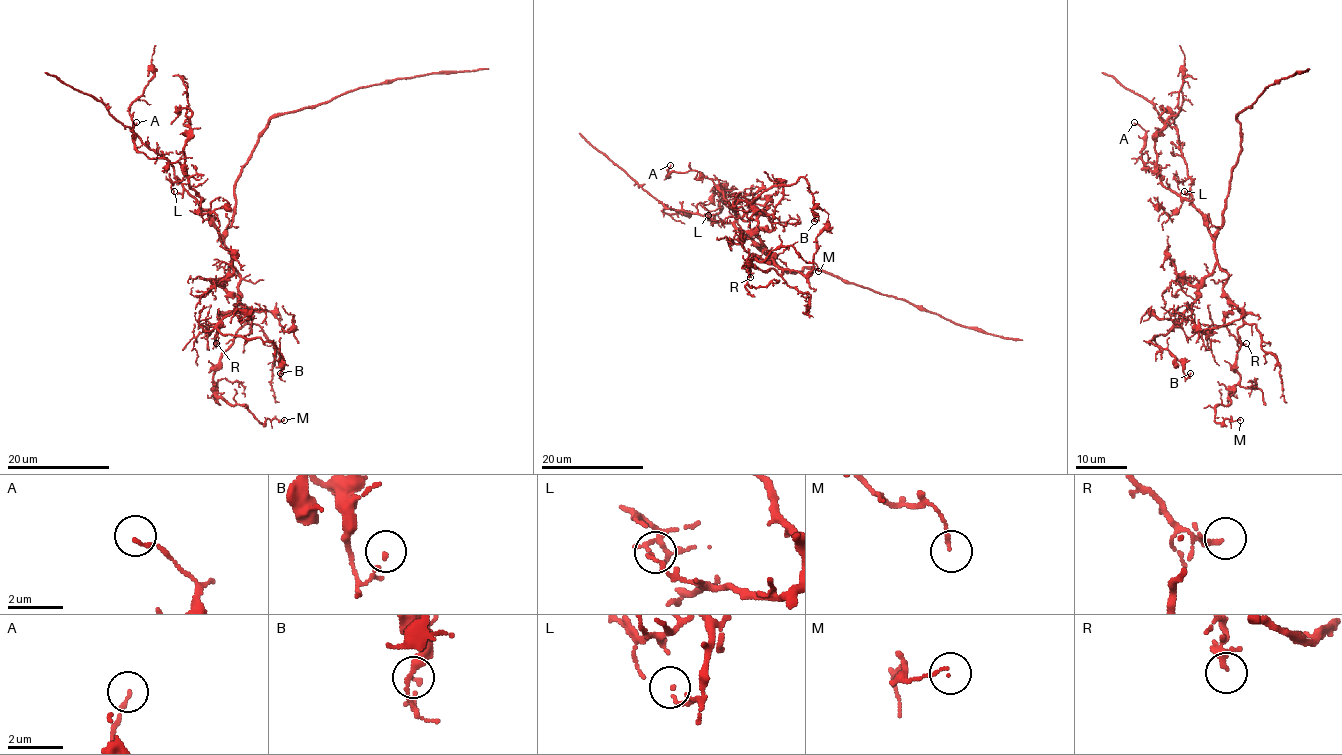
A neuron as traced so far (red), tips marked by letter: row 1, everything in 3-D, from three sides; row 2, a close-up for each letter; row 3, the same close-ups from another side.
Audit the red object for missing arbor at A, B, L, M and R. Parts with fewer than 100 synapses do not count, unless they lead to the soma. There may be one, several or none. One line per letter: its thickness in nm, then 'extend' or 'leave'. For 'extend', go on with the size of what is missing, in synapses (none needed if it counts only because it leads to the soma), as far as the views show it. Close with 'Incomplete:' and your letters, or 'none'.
A: 120 nm thick; leave
B: 90 nm thick; leave
L: 110 nm thick; leave
M: 80 nm thick; leave
R: 150 nm thick; leave
Incomplete: none

